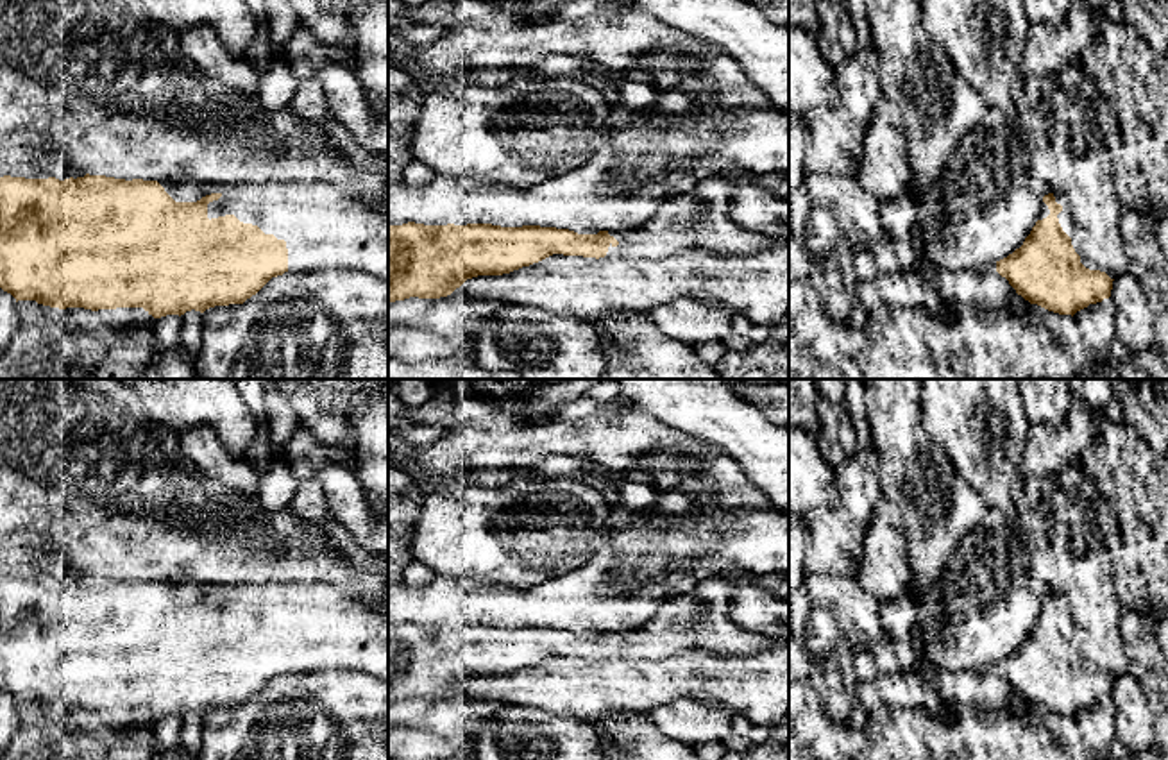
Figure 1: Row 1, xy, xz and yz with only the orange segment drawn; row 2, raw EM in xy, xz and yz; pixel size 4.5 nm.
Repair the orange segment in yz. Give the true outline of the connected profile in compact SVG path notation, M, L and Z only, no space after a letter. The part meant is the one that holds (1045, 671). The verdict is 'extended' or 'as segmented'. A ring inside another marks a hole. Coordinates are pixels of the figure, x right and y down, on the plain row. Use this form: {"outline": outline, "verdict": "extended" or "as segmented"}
{"outline": "M1048 594L1023 646L996 662L996 672L1030 705L1059 715L1075 715L1111 697L1113 681L1105 672L1089 671L1071 646L1075 622L1068 601Z", "verdict": "extended"}

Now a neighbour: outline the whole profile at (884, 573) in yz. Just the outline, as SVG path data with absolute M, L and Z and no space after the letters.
M880 499L864 533L864 556L857 581L876 601L907 599L910 592L910 558L903 533L901 510Z

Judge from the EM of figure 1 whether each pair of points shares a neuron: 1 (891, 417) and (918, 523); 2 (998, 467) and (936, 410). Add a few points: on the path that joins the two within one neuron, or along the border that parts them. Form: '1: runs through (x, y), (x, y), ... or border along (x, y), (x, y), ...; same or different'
1: runs through (902, 444), (918, 476), (918, 496); same
2: runs through (984, 458), (952, 426); same

